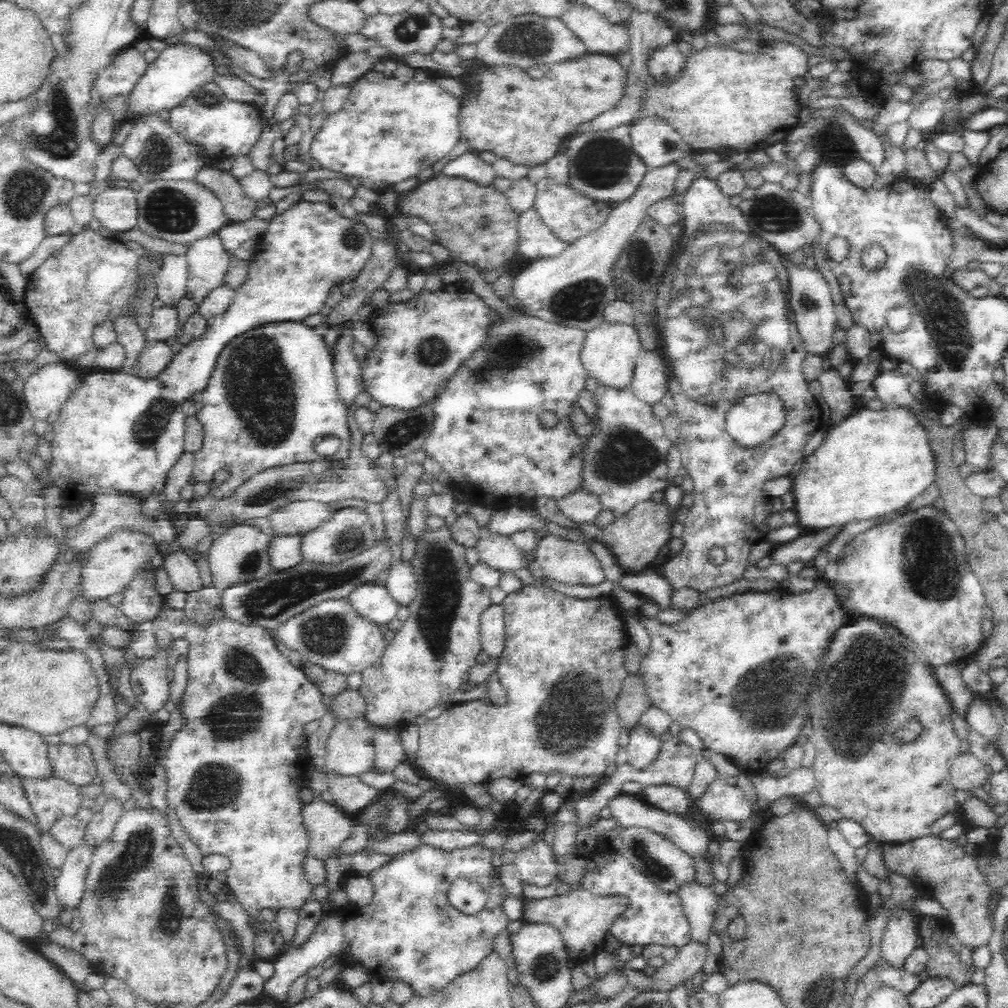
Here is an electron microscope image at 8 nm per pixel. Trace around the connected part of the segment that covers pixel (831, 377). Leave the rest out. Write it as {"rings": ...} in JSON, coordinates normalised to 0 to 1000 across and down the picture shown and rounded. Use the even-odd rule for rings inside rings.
{"rings":[[[825,363],[816,367],[811,376],[814,381],[814,391],[823,403],[825,422],[831,421],[846,405],[847,393],[843,390],[841,378]]]}

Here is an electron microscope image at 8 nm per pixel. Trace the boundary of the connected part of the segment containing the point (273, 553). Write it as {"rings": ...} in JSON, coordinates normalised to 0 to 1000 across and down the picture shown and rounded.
{"rings":[[[298,531],[268,533],[266,552],[269,566],[292,563],[299,557]]]}

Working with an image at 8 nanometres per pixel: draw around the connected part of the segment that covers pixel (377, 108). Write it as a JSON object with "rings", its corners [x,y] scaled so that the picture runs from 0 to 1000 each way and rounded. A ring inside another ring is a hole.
{"rings":[[[355,76],[346,83],[339,107],[322,117],[315,133],[311,135],[308,153],[321,167],[339,171],[343,177],[355,177],[357,183],[370,189],[381,189],[388,184],[414,174],[442,155],[455,141],[452,125],[453,97],[429,79],[399,81],[392,76],[365,79]]]}

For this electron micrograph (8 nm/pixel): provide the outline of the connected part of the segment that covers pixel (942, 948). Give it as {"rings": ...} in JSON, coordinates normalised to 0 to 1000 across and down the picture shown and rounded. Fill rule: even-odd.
{"rings":[[[917,909],[912,917],[912,928],[921,946],[918,960],[921,968],[940,970],[953,979],[963,975],[968,960],[963,950],[963,940],[950,934],[944,919],[944,916],[933,911]]]}

